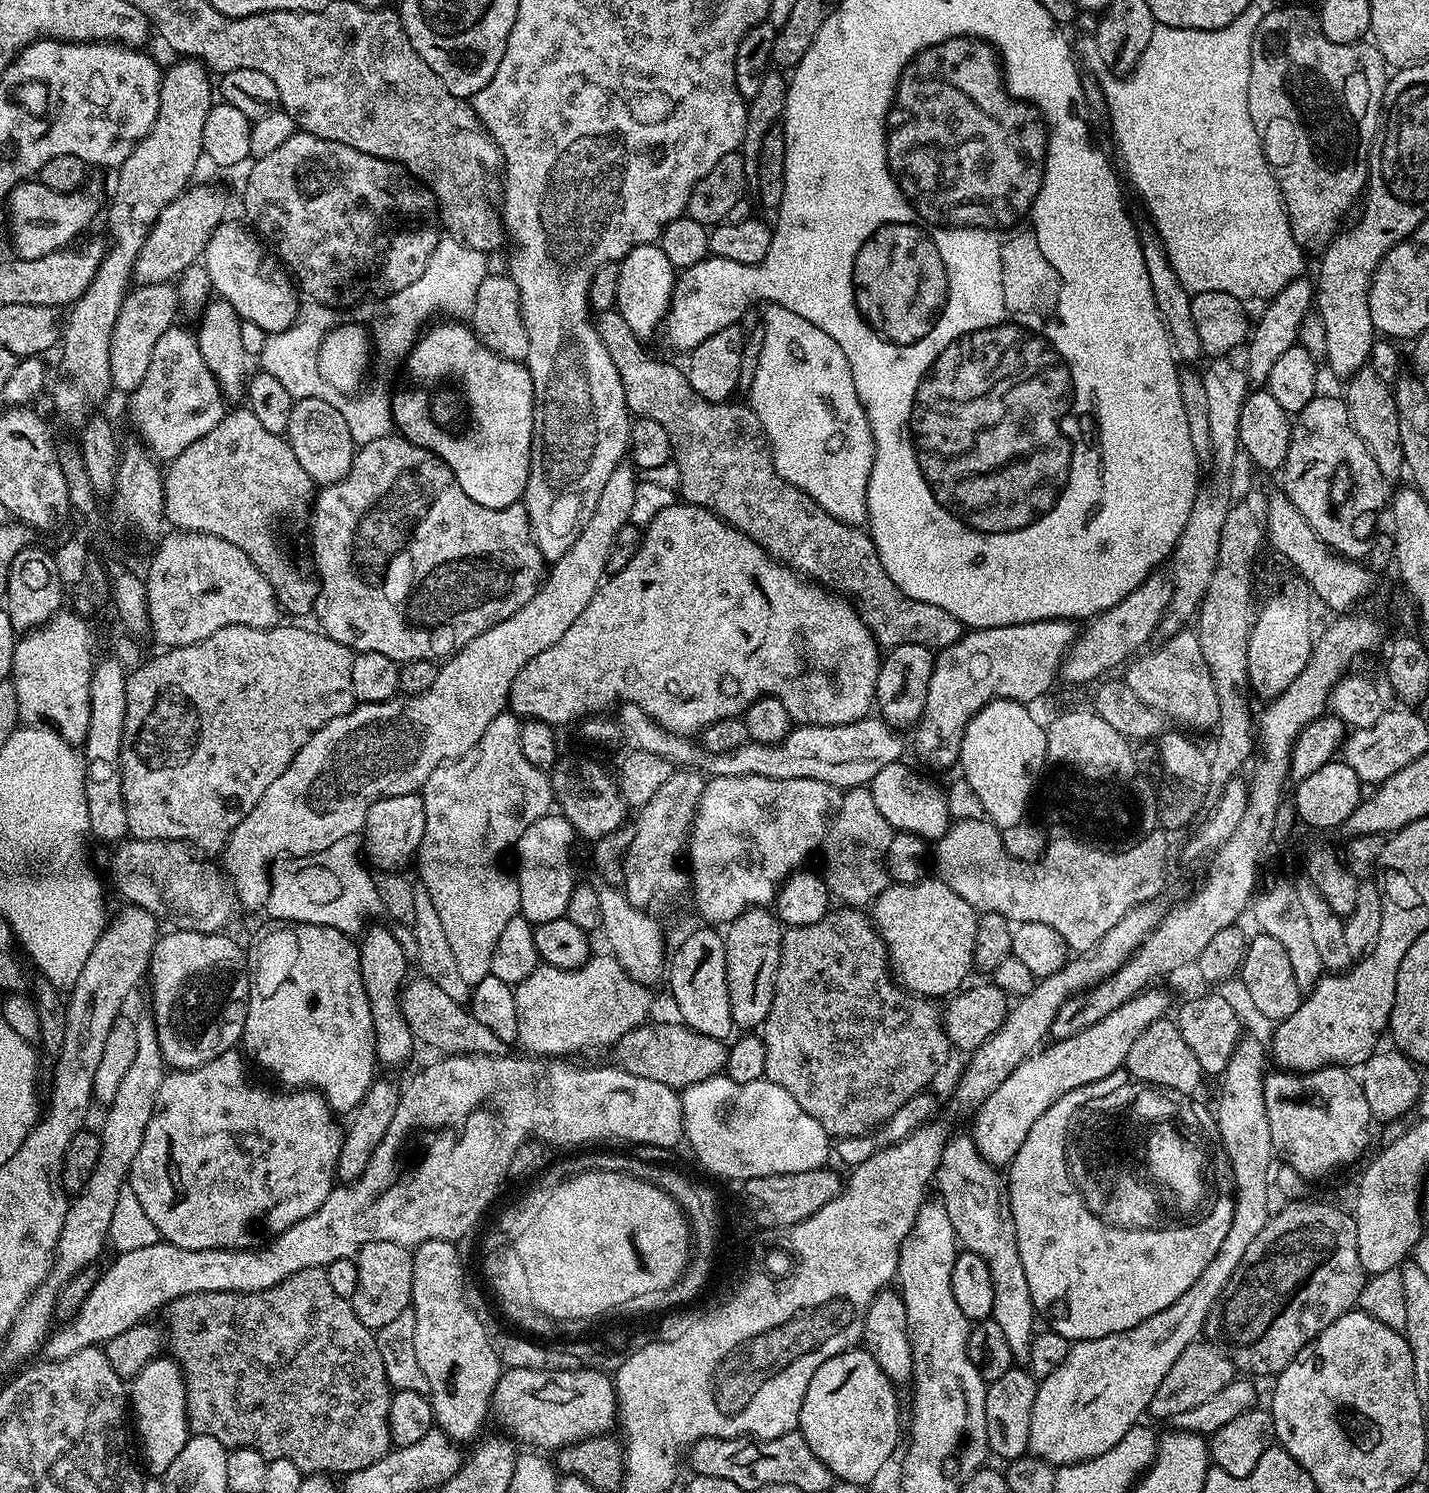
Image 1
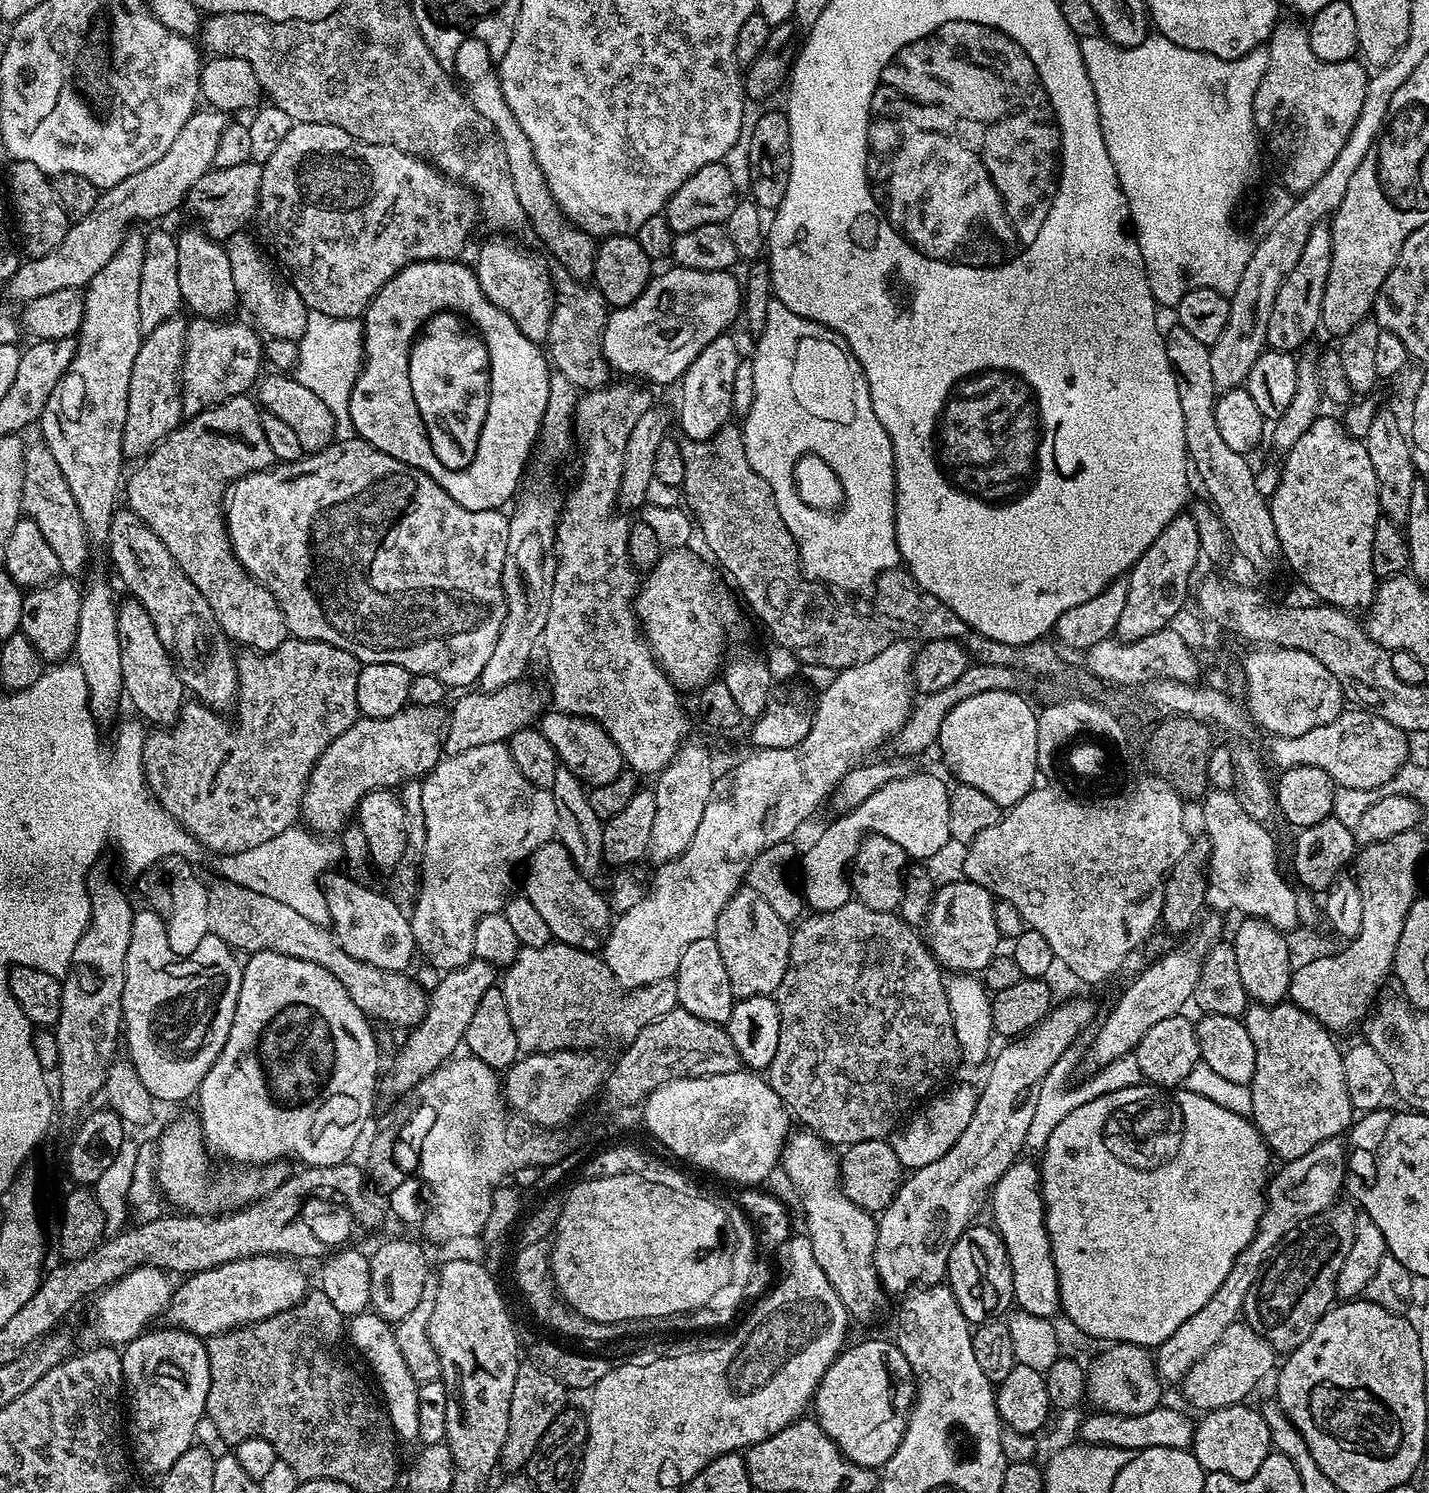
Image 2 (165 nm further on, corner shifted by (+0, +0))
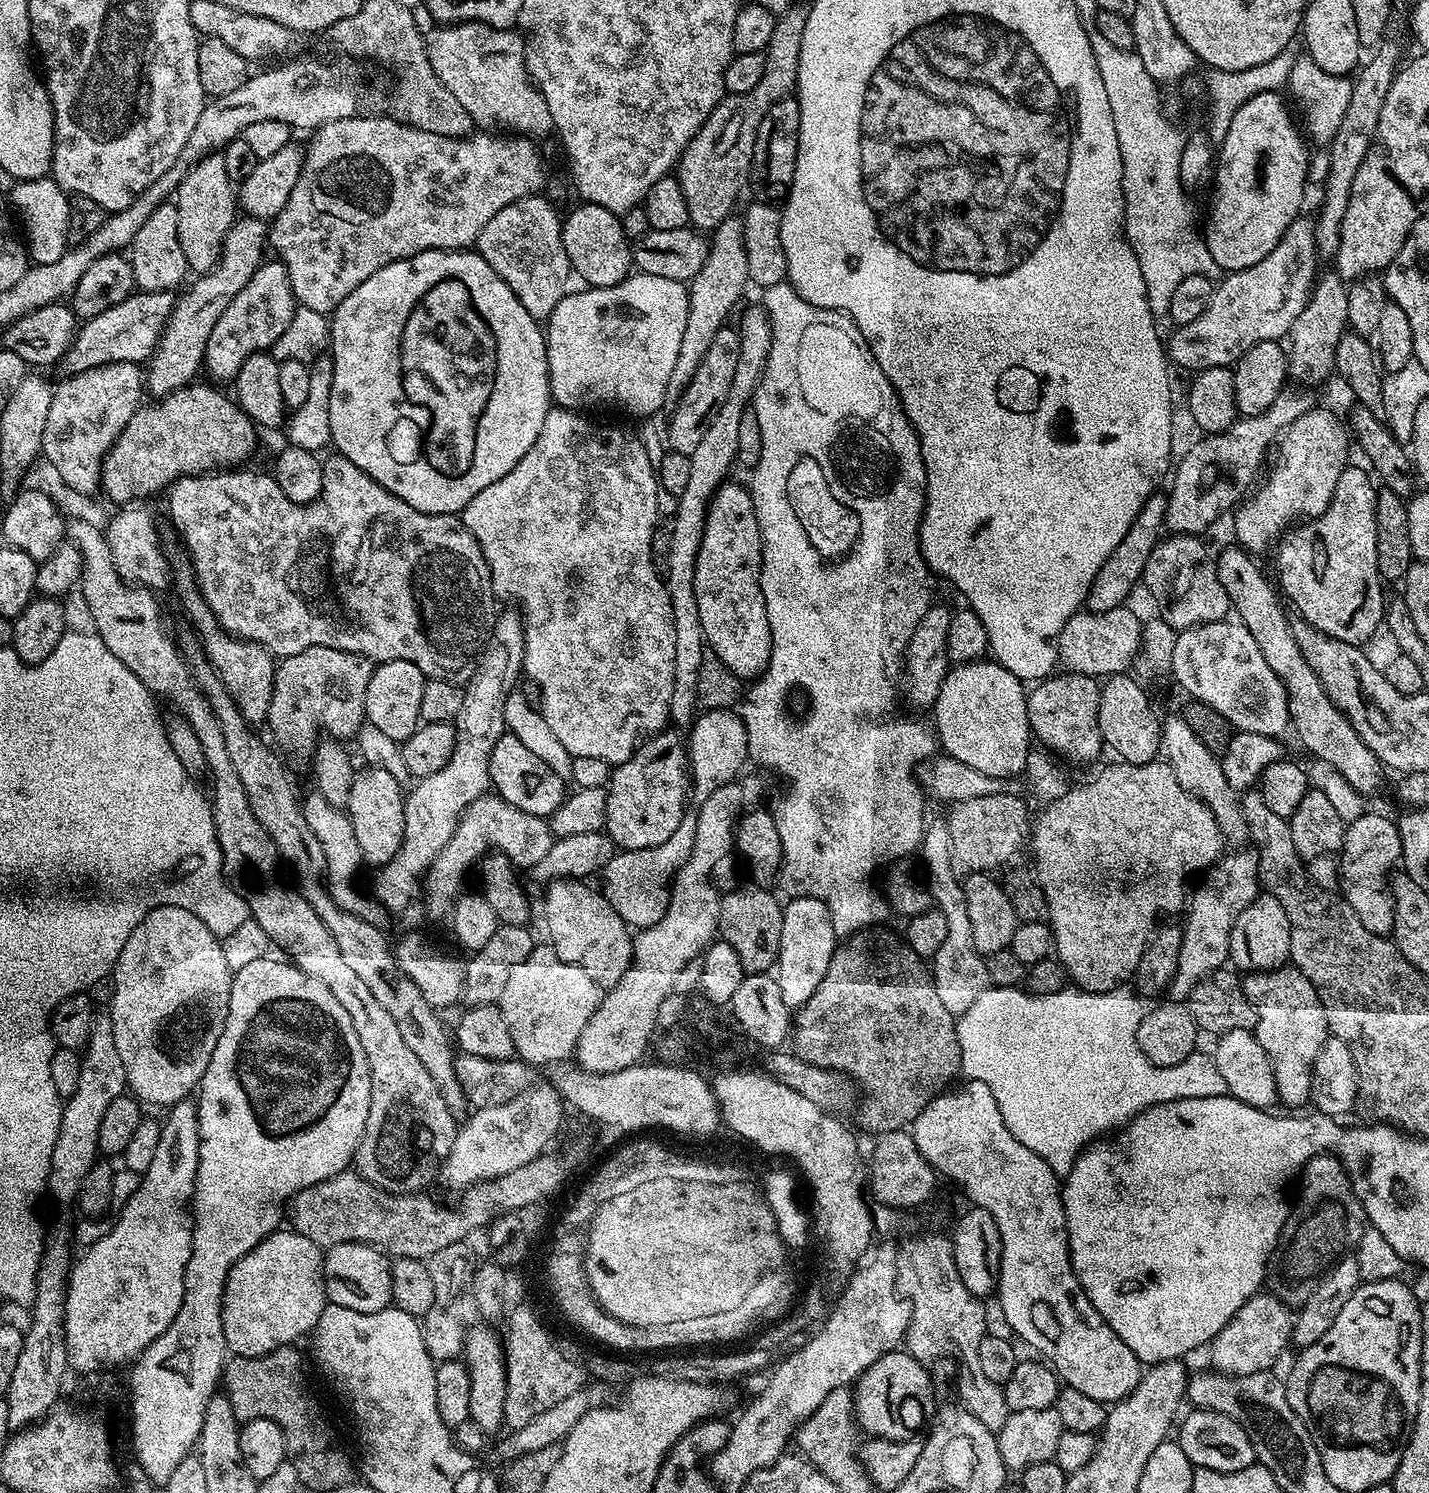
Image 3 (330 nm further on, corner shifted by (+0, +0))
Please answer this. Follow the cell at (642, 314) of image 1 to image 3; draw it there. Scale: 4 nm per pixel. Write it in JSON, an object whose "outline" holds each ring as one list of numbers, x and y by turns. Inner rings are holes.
{"outline":[[577,203,577,208,562,220,560,237,568,255,573,273,585,280,585,285,593,288,612,288,627,280,633,271,633,245,624,233,621,217,597,204]]}

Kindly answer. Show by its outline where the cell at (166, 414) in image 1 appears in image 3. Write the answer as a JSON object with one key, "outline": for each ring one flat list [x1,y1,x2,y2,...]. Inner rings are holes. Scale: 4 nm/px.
{"outline":[[279,259,270,260,261,263,250,282,242,286,242,290,238,290,234,302,226,306,222,318,214,322,214,330,210,330,203,367,206,372,208,368,209,374,216,380,235,381,238,370,242,370,242,362,246,362,246,358,256,352,271,349,277,338,290,326,296,314,298,305,290,286,288,270]]}

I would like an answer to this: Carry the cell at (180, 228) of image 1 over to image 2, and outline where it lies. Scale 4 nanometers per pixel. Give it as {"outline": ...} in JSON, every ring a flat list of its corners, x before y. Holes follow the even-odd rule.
{"outline":[[251,162,242,166,230,166,229,168,213,167,188,192,186,208,200,219,199,227,206,230,207,234,217,242,227,241,228,237,245,227,244,223,251,221,256,215,256,205,260,202,260,169,261,165]]}

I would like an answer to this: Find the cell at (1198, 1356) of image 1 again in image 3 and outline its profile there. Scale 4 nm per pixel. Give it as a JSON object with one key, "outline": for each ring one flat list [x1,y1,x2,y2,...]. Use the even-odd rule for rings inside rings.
{"outline":[[1257,1294,1236,1311,1234,1318,1213,1338,1211,1367,1225,1376,1245,1376,1275,1369,1276,1359,1292,1339,1293,1313,1273,1294]]}

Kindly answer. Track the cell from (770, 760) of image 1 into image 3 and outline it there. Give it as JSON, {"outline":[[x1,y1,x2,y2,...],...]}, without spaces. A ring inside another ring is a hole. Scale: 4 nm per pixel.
{"outline":[[559,406,549,407,546,422,542,422,542,430,538,433,534,446,528,448,528,453,518,462,518,466,514,466,514,470,510,470,510,474,498,478,493,484,486,486,486,490,471,497,467,501,469,504,465,506,462,517,464,529,480,543,480,549,492,575,492,591,495,599,497,601,512,599,520,607,516,608,524,621,523,675,529,676,536,683,536,688,540,691,539,710,555,738,562,742,572,758,589,755,588,740,596,744,600,736,617,736,620,740,628,740,639,732,655,734,665,731,670,720,668,714,670,694,674,690,672,607,668,597,668,585,662,579,658,568,656,572,655,566,652,565,654,563,652,536,658,530,656,469,652,467,650,458,646,458,646,450,642,442,633,433,631,436,620,428,607,428,604,424,595,424,584,416,587,415,576,410]]}

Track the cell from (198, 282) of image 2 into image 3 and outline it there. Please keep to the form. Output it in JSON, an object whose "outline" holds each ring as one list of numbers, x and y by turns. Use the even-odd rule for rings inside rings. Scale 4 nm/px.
{"outline":[[209,154,189,168,192,169,181,175,180,184,174,193,178,242,182,242,182,254,186,254,189,269,196,274,205,274,220,263,224,235,232,229,238,216,238,198,234,193,234,181,226,174,223,155]]}

